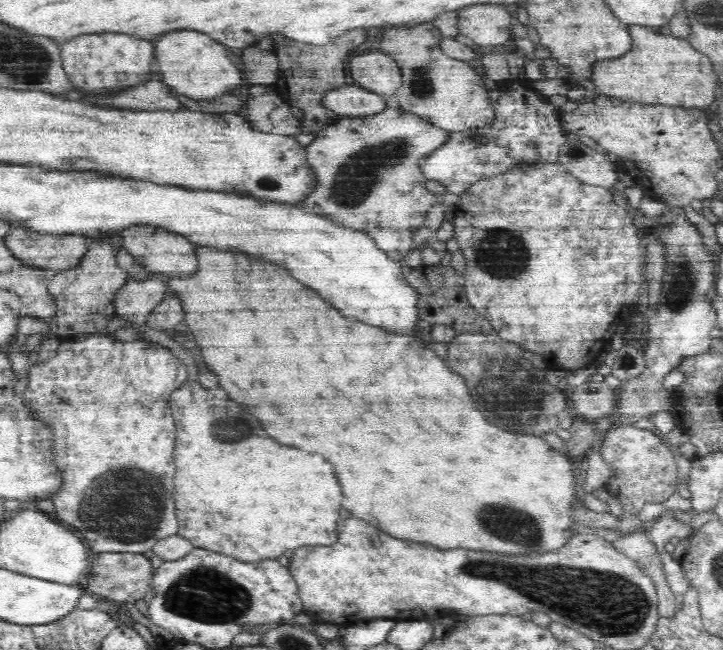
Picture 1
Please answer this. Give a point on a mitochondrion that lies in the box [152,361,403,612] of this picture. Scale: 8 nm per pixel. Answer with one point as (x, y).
(231, 429)

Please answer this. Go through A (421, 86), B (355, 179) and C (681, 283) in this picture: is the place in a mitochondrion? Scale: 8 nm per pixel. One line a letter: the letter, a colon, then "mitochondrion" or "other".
A: mitochondrion
B: mitochondrion
C: mitochondrion

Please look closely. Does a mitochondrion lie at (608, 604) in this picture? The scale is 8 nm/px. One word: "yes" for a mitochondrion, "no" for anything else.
yes

